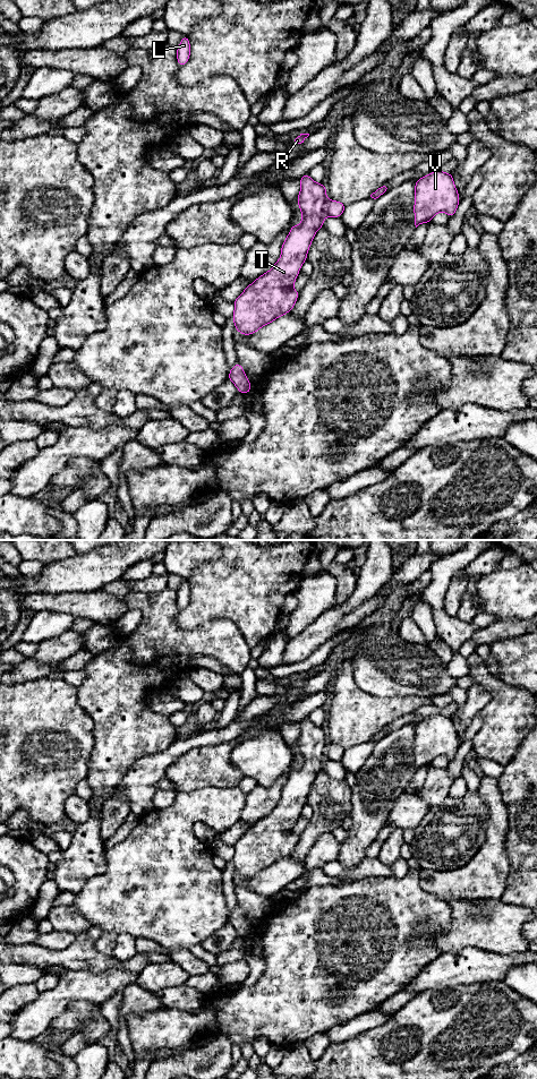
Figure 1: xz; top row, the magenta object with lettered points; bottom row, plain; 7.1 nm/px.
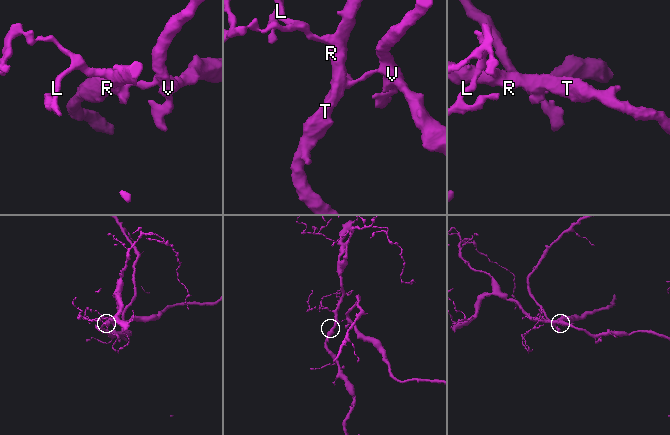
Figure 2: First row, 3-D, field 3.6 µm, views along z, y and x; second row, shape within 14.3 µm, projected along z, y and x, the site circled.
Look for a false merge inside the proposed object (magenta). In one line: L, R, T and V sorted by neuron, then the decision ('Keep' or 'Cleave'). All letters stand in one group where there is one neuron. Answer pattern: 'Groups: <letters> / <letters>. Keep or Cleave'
Groups: L R T / V. Cleave

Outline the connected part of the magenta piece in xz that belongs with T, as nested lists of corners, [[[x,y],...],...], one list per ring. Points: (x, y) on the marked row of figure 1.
[[[308,173],[300,179],[297,197],[302,215],[299,225],[291,225],[274,266],[250,283],[233,301],[232,320],[242,335],[252,335],[263,326],[290,312],[299,297],[293,289],[301,265],[317,230],[323,228],[326,207],[325,183],[315,182]]]

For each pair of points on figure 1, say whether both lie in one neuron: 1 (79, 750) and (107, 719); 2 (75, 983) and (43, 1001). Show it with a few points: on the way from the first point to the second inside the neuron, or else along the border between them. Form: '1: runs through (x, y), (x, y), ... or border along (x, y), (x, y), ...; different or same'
1: border along (84, 711), (92, 721), (93, 737), (87, 762); different
2: runs through (67, 991), (56, 1001), (51, 1001); same

